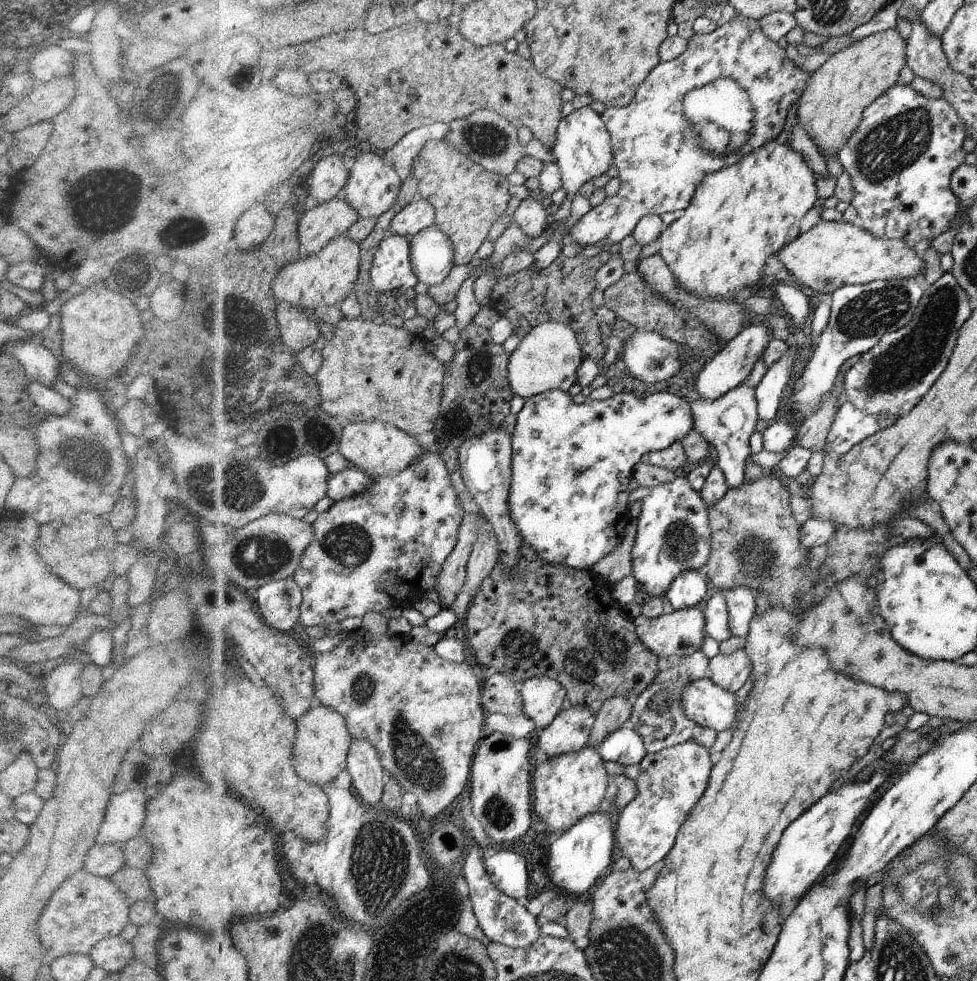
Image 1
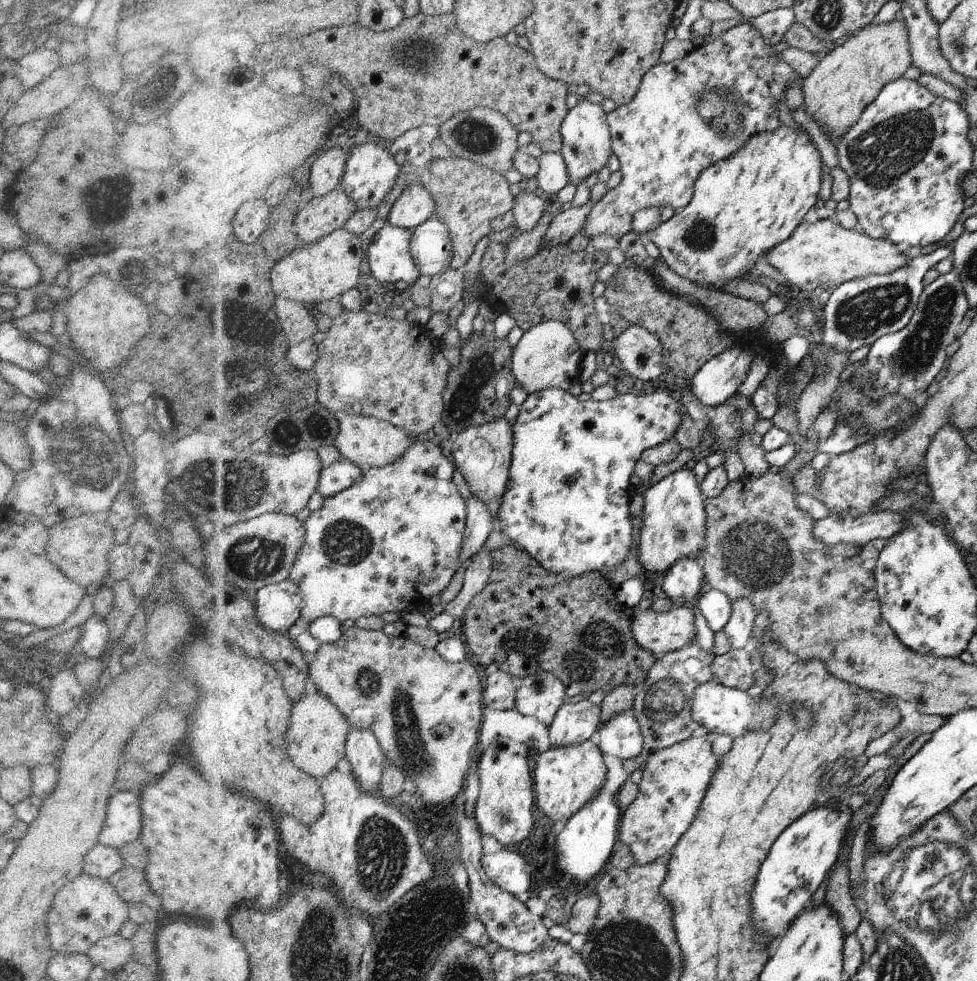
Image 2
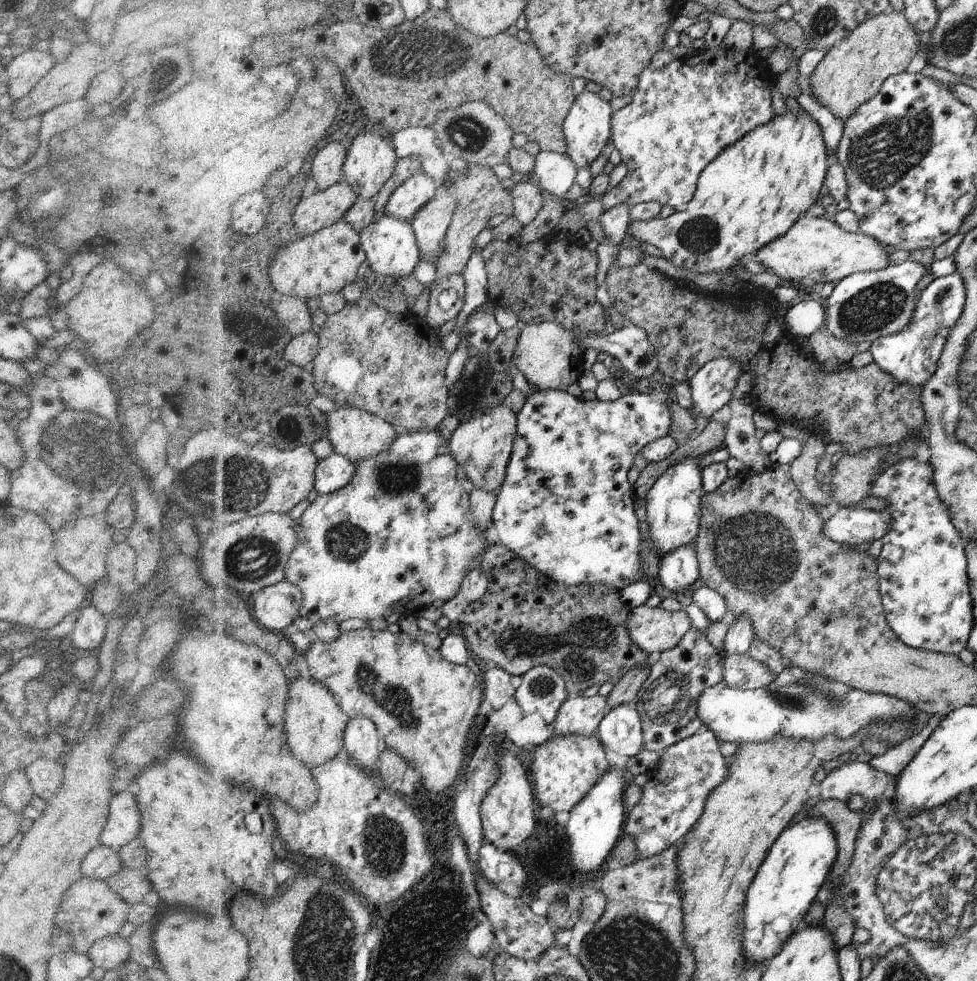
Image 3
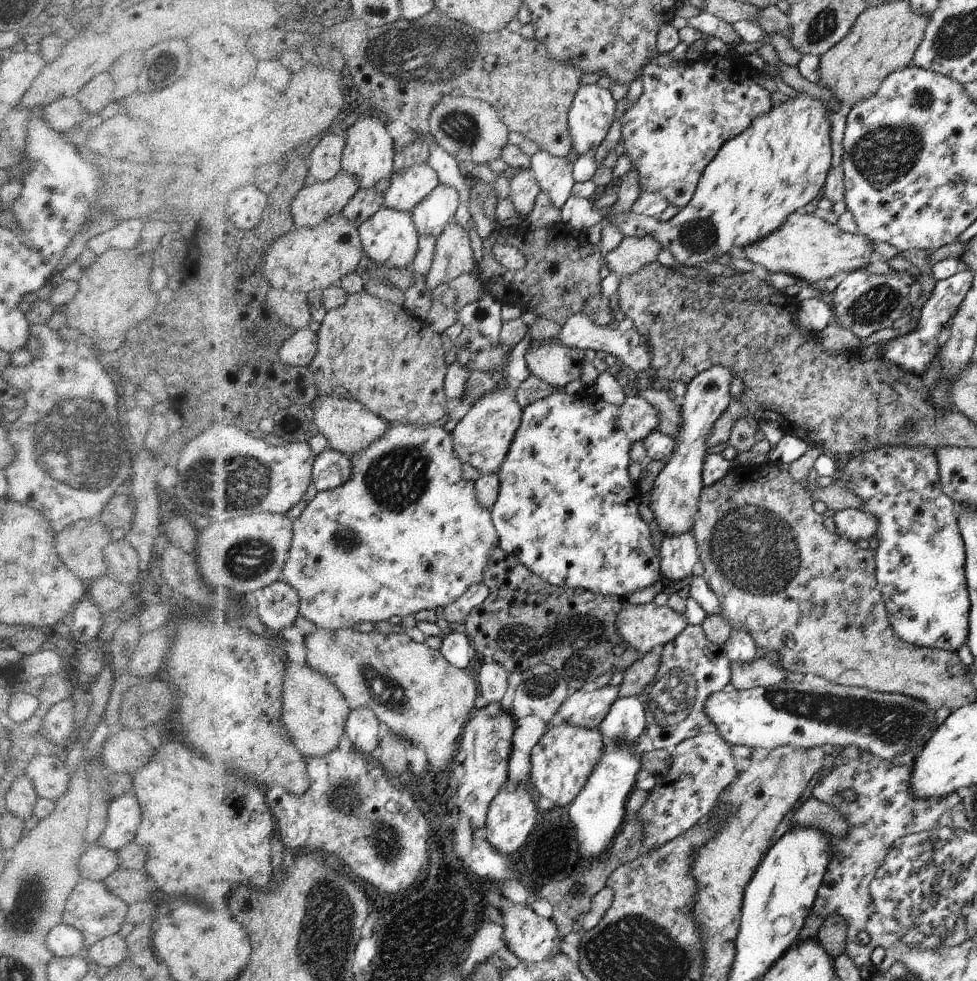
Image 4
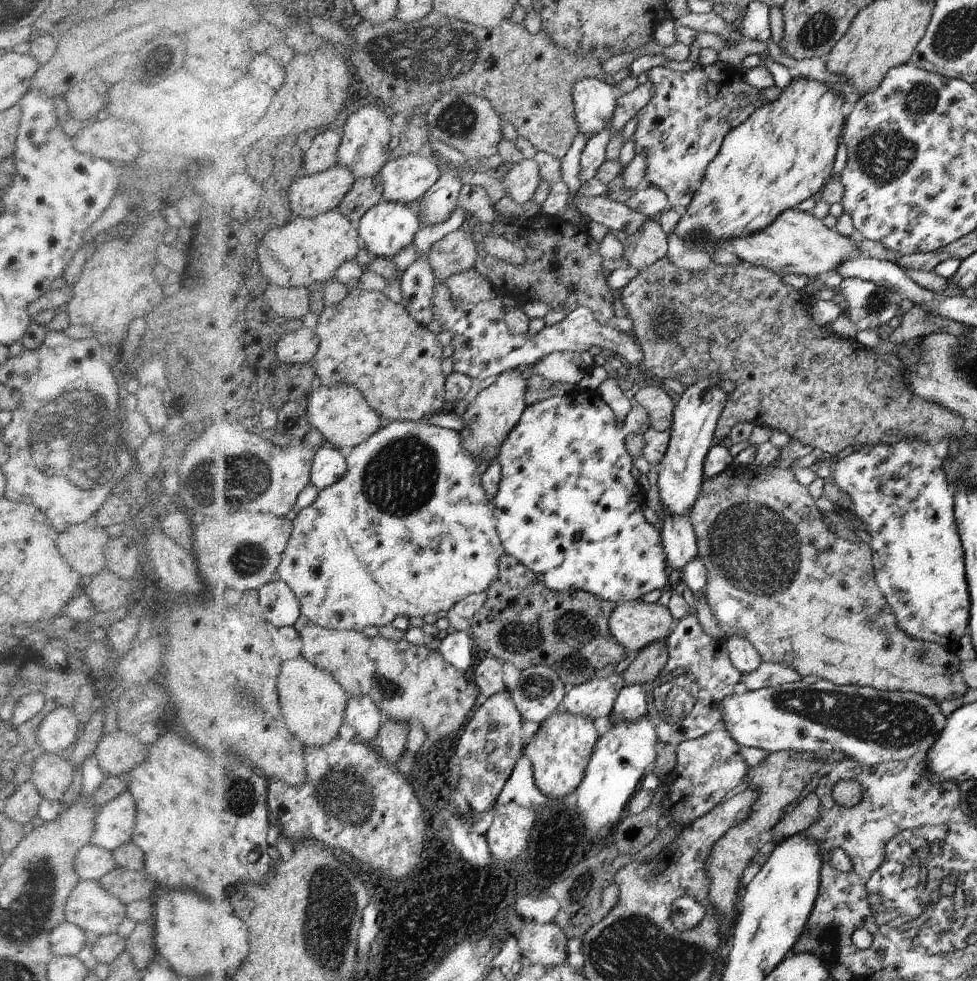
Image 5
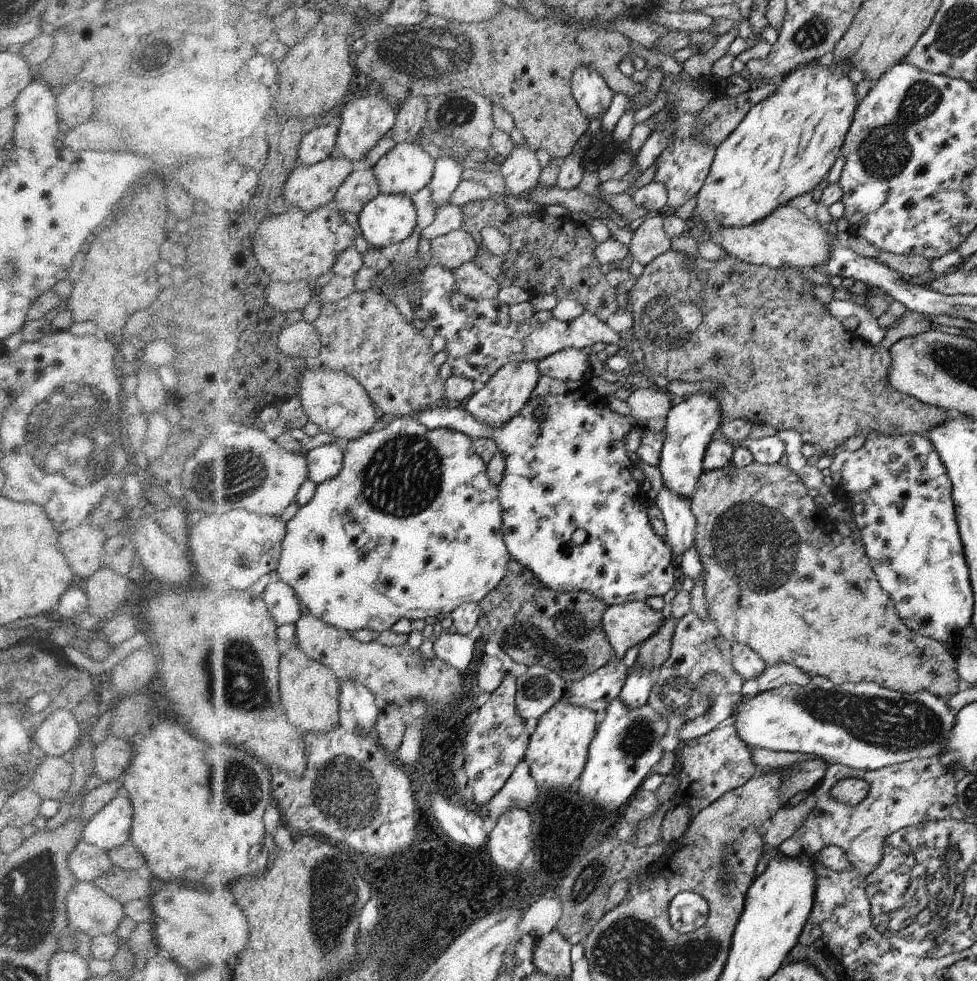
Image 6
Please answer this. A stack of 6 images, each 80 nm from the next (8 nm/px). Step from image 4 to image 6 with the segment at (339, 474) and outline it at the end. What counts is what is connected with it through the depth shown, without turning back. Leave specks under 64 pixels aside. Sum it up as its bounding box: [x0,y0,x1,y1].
[307,443,345,486]

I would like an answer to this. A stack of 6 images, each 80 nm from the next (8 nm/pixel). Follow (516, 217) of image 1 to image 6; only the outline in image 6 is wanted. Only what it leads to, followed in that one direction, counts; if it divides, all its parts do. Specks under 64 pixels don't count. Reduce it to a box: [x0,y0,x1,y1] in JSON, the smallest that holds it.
[499,145,541,198]

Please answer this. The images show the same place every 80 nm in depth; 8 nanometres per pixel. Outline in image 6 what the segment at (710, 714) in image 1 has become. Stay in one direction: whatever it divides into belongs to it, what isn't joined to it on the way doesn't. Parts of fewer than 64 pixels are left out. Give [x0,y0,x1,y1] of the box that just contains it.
[732,677,957,771]

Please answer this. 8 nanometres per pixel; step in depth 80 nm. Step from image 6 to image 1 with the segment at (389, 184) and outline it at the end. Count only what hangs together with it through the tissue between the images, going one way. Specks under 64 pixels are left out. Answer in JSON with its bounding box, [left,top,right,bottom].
[390,194,439,240]

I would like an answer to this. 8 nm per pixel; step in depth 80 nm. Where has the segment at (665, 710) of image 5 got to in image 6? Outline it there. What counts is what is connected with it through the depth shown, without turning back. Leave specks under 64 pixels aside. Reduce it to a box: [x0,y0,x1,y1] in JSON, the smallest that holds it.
[648,610,747,742]

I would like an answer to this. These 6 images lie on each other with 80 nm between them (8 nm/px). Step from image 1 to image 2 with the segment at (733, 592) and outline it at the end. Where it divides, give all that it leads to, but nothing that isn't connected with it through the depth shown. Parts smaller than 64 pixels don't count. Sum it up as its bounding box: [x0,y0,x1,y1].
[723,597,756,649]

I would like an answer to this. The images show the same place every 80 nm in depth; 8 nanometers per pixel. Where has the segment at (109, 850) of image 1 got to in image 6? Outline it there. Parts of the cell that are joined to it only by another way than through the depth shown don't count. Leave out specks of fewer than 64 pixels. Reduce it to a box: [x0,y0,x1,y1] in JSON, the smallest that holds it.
[68,840,114,882]

